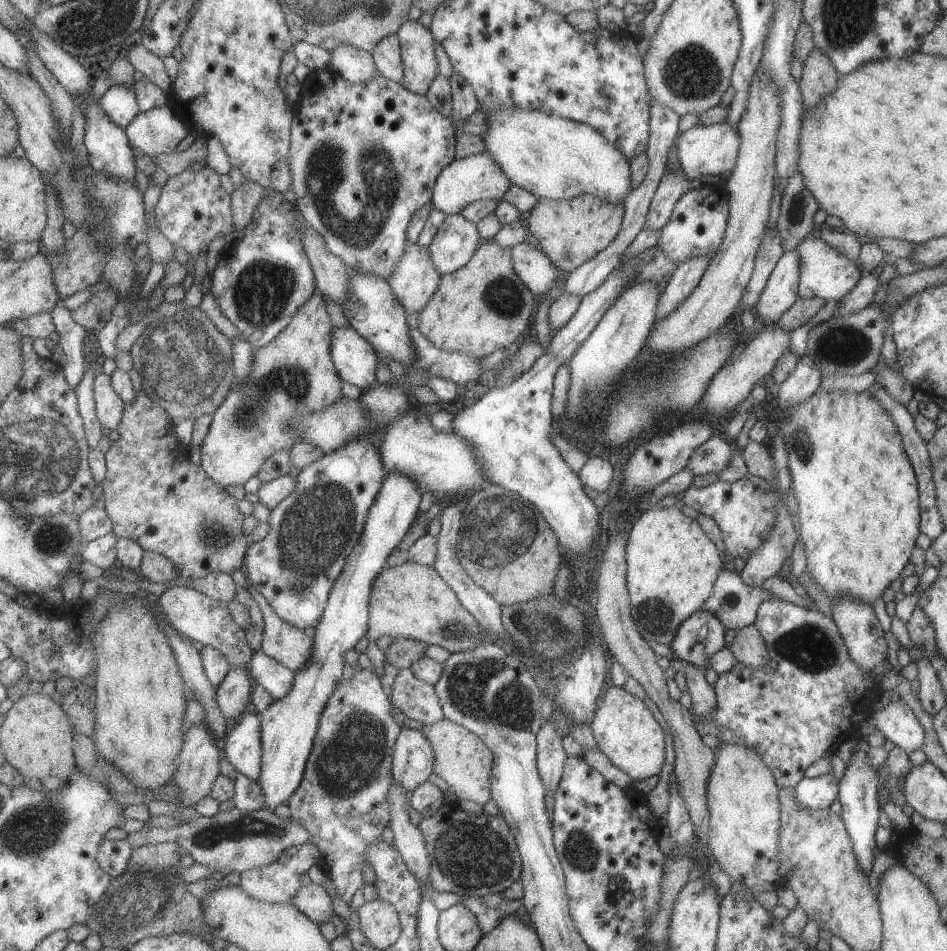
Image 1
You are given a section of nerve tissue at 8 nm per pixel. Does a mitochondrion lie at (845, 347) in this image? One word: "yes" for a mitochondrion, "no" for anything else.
yes

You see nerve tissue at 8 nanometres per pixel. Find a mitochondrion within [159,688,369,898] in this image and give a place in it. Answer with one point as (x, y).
(250, 826)

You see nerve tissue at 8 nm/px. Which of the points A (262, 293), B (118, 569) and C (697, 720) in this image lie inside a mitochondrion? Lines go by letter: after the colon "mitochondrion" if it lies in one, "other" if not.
A: mitochondrion
B: other
C: other

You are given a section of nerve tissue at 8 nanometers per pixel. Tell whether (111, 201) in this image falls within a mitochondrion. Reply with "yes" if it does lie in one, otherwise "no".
yes

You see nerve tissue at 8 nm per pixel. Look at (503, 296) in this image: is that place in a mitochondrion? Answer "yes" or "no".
yes

